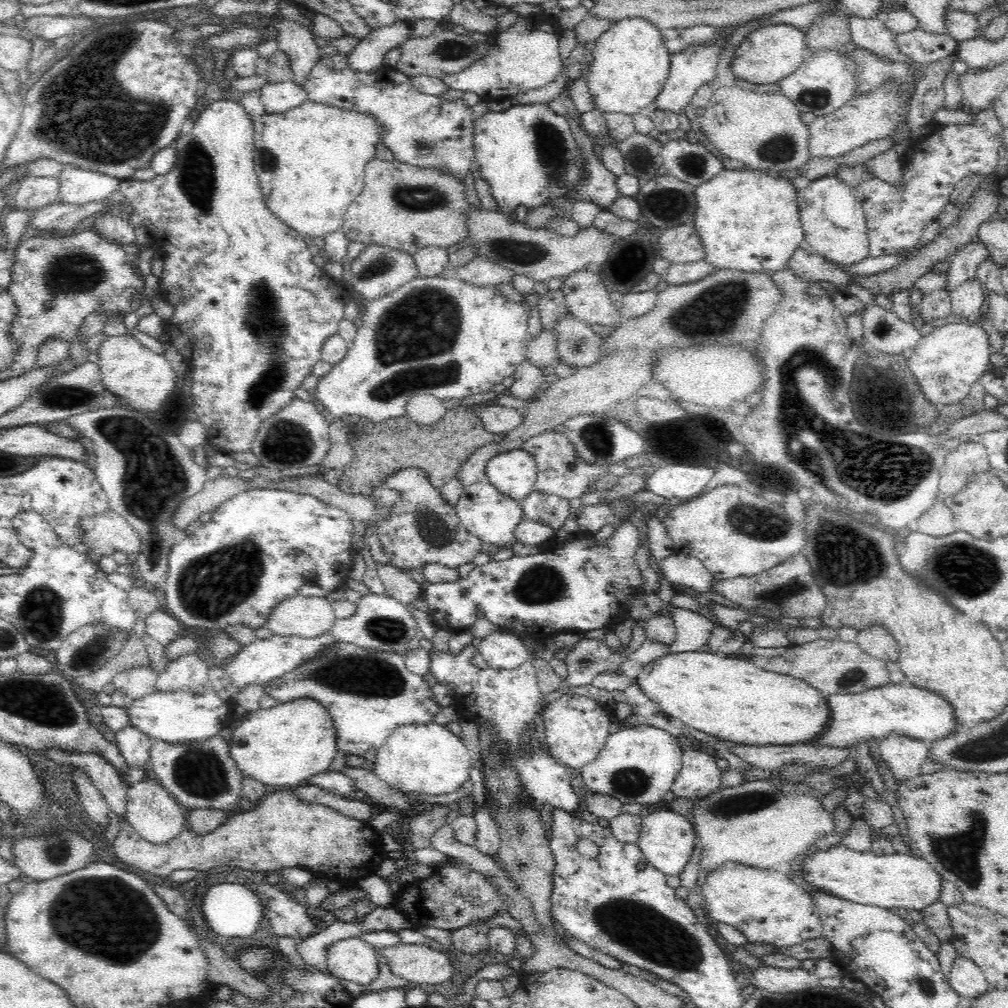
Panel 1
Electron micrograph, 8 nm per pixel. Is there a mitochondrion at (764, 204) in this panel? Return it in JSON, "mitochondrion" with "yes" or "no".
{"mitochondrion":"no"}

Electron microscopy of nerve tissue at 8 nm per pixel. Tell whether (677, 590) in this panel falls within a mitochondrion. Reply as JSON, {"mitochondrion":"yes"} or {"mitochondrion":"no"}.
{"mitochondrion":"no"}

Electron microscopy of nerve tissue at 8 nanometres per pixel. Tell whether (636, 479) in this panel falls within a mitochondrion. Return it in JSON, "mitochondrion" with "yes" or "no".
{"mitochondrion":"no"}

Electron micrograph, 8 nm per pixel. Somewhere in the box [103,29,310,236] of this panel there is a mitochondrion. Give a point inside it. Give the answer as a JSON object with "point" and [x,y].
{"point":[197,180]}

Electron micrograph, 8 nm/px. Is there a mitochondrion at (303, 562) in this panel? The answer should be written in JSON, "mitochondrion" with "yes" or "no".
{"mitochondrion":"no"}

